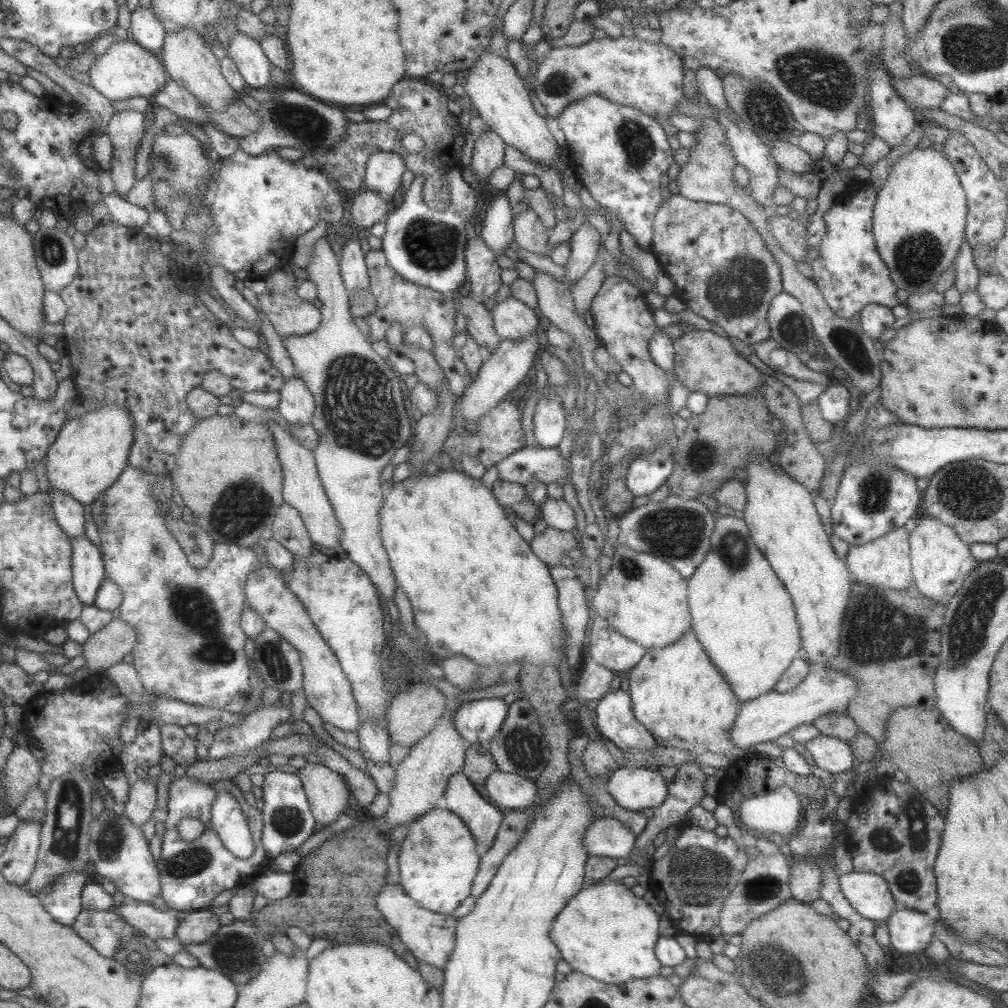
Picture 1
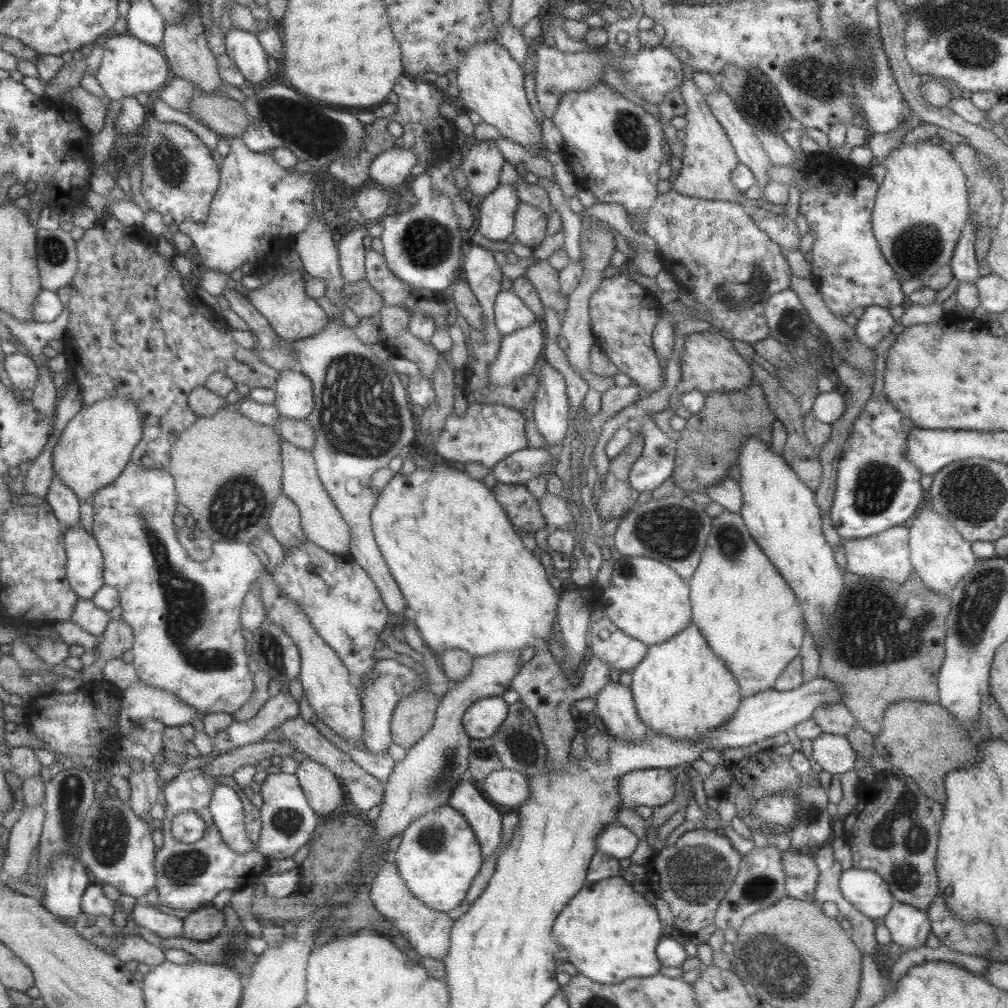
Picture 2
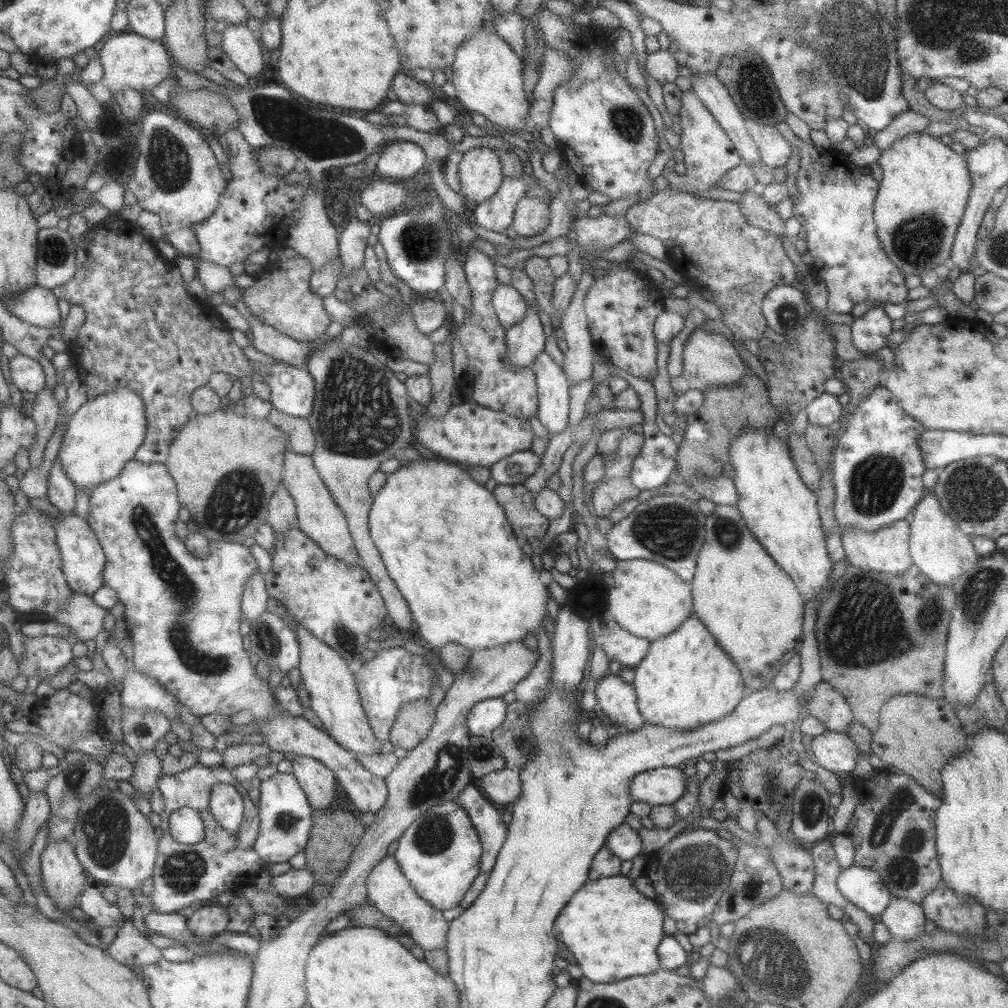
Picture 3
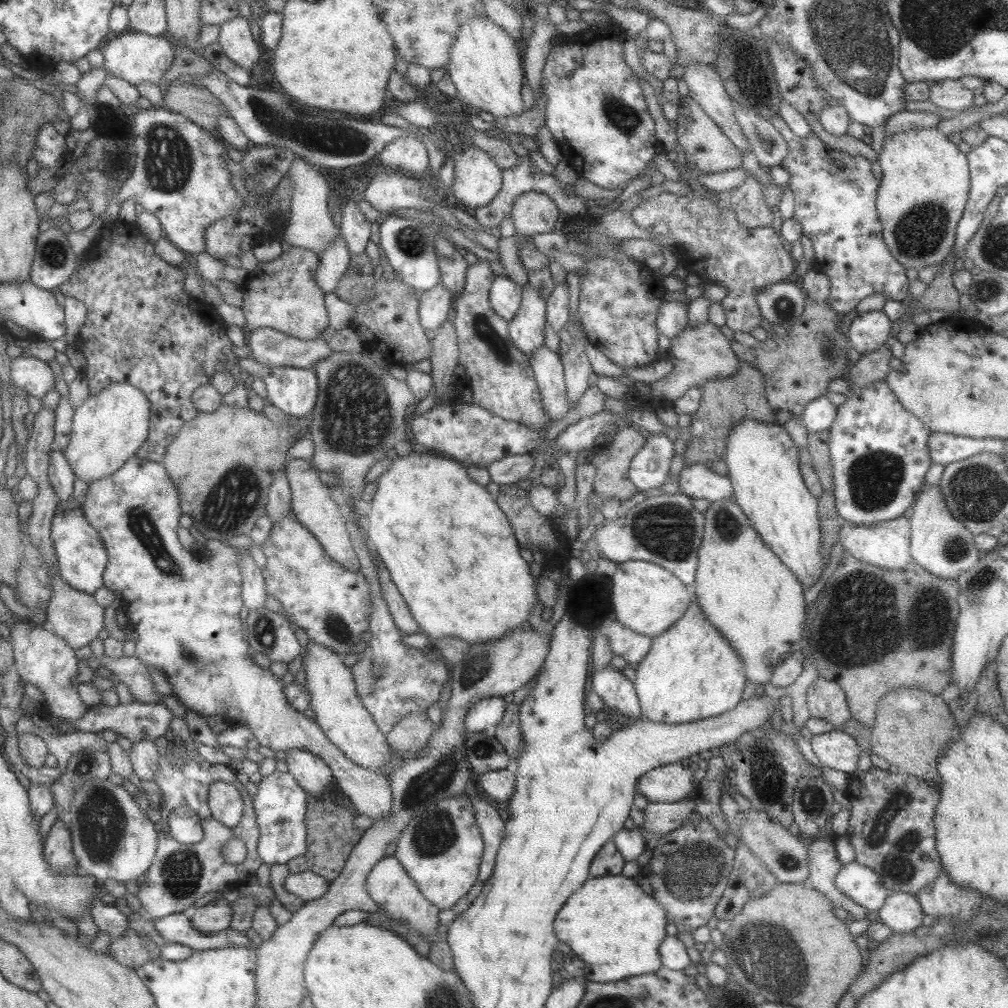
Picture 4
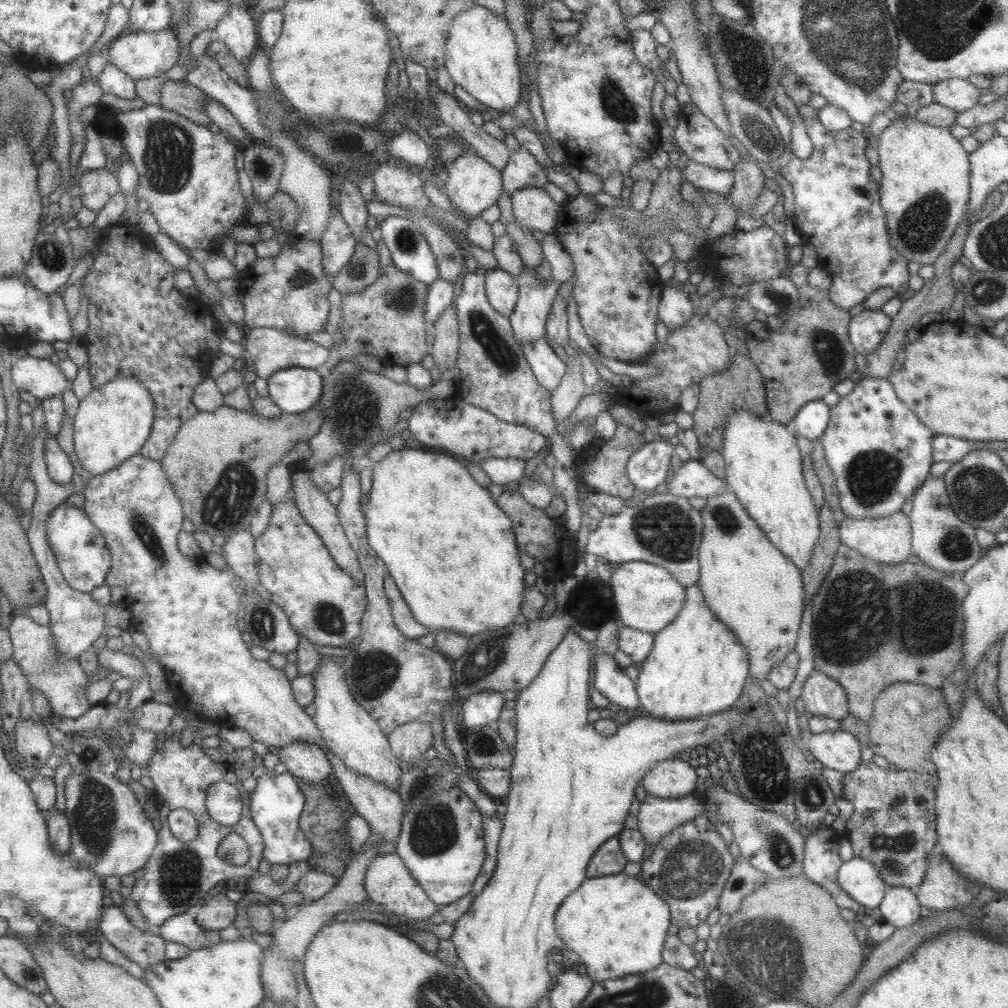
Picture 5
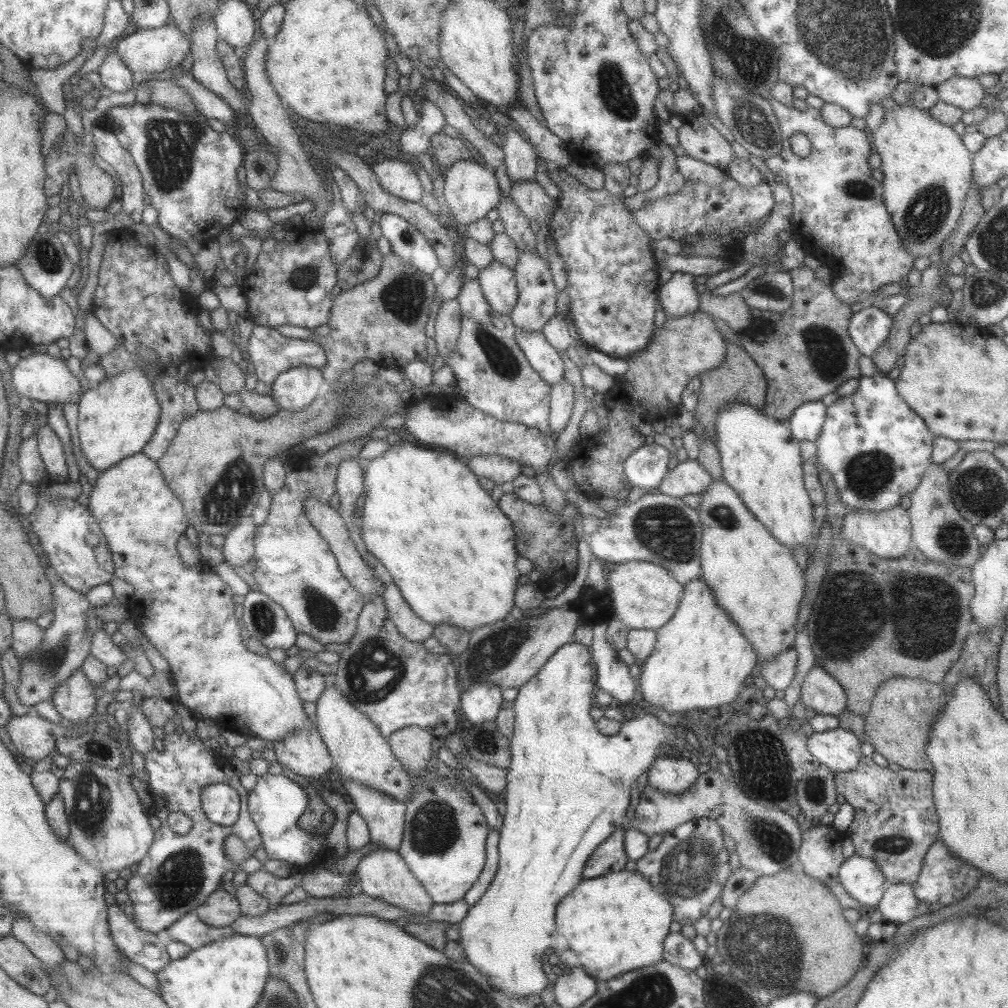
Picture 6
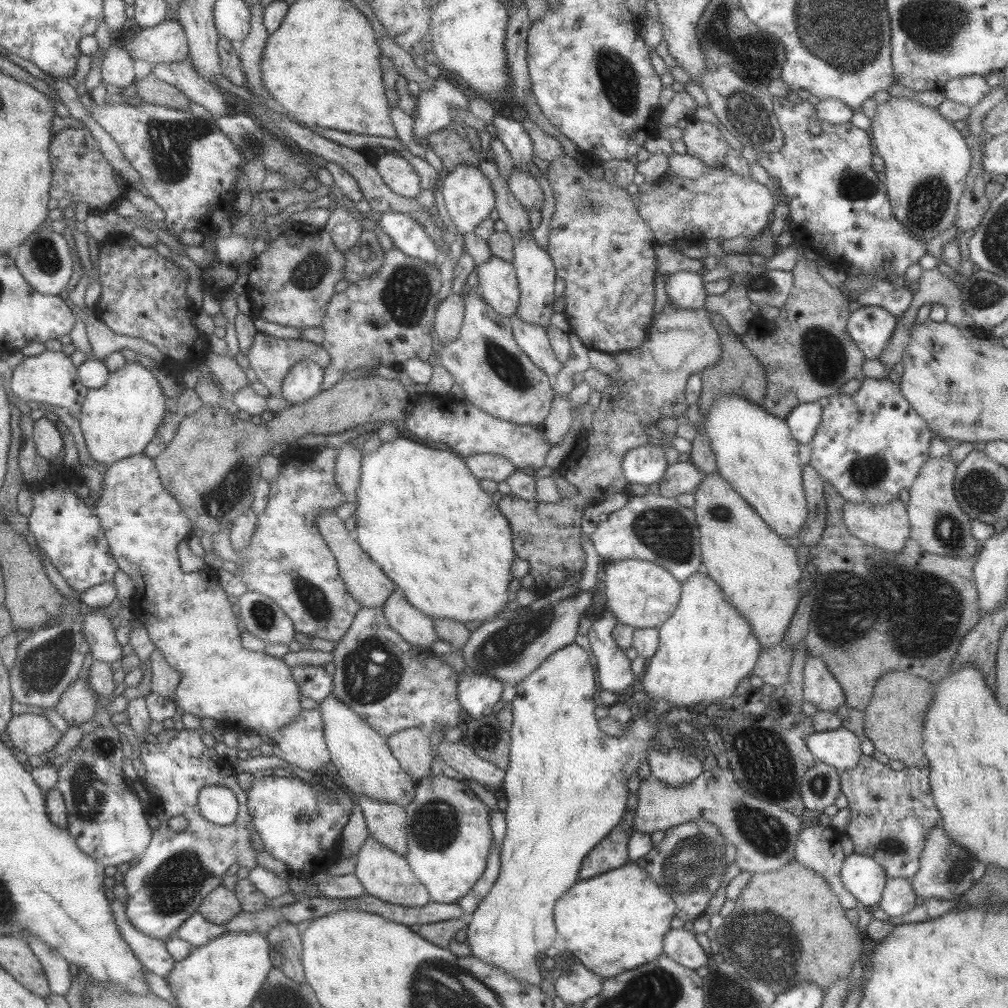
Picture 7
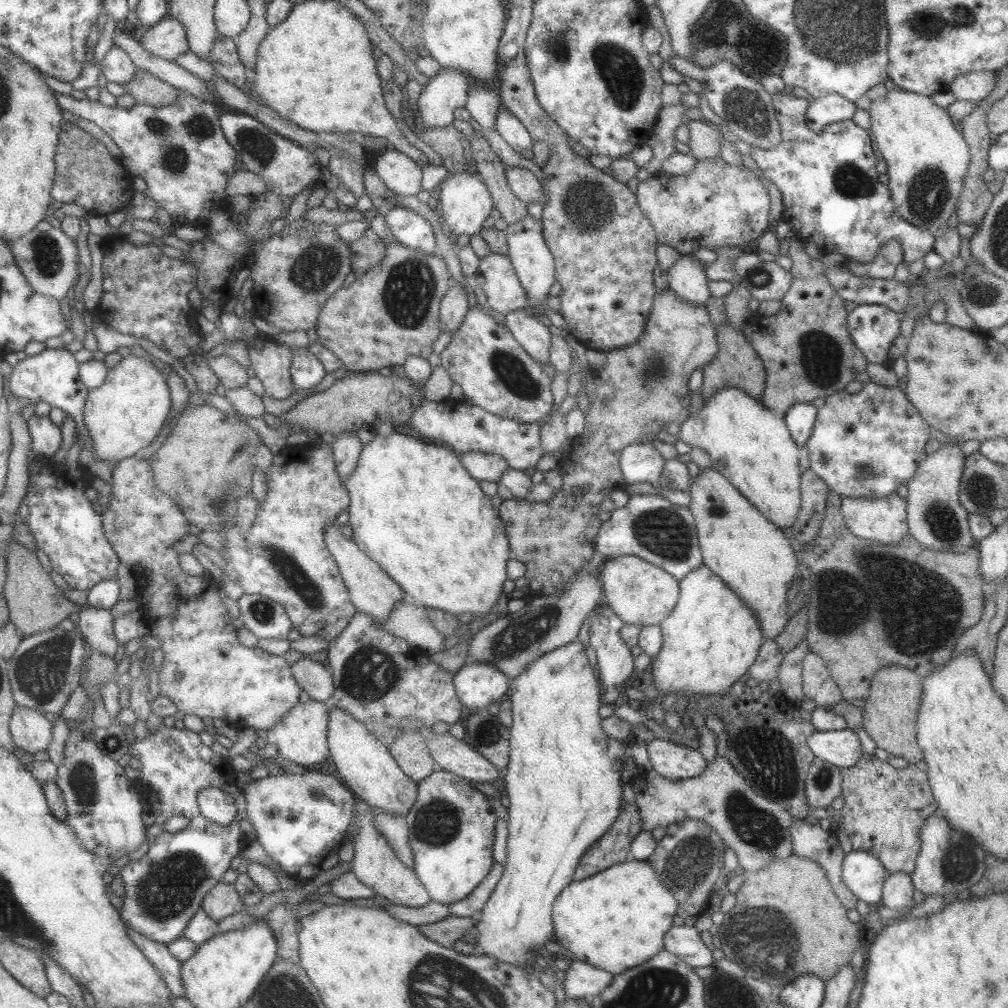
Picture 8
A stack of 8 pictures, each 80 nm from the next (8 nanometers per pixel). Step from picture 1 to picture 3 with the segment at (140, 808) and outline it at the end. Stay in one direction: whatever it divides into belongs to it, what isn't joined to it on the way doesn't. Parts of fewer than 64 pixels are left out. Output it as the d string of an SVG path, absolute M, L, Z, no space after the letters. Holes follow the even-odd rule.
M152 750L137 754L137 762L128 782L145 800L149 800L149 795L158 788L157 779L162 774L160 764L161 760L155 757Z

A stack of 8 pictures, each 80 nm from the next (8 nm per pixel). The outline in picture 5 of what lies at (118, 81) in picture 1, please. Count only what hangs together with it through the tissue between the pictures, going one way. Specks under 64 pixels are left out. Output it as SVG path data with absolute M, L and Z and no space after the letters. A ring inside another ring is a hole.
M166 27L157 32L136 31L134 33L118 36L107 46L107 61L115 68L121 69L129 78L136 81L138 78L151 78L163 75L176 64L179 58L179 43L175 30Z

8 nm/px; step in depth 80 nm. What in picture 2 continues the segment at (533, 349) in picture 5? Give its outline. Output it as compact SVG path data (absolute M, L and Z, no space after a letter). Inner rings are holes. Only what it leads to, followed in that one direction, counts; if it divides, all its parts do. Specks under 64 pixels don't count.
M547 362L539 368L538 373L533 422L545 446L555 446L562 443L568 427L566 384L561 374Z

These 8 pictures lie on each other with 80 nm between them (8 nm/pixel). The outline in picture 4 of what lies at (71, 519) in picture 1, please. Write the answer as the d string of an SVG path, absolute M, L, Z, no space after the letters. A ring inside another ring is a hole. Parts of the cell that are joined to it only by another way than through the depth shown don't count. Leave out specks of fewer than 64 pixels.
M59 449L50 450L48 458L48 481L58 502L65 502L72 497L73 480L76 476L69 468L63 453Z

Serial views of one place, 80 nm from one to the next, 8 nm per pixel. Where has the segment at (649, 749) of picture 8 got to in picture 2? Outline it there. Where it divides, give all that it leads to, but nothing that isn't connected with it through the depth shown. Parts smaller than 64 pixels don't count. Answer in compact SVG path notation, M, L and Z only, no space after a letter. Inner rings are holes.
M646 768L627 772L627 774L621 774L619 782L617 782L617 795L621 796L621 803L625 809L646 806L653 810L655 807L663 806L669 800L673 800L673 794L675 794L675 777L663 768Z

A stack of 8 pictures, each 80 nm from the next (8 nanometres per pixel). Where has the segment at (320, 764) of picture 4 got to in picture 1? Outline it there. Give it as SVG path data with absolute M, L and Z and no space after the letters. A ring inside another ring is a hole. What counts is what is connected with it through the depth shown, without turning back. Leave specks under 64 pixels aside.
M305 763L297 776L318 827L337 821L347 807L350 795L343 778L319 763Z

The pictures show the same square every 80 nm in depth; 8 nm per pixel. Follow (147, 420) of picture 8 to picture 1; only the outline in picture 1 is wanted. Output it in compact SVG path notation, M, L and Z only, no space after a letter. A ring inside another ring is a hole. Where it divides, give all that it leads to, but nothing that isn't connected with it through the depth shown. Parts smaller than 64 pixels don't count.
M112 404L93 412L81 411L79 416L67 419L44 454L48 490L64 492L83 506L90 505L128 466L129 448L133 444L132 424L131 415Z

